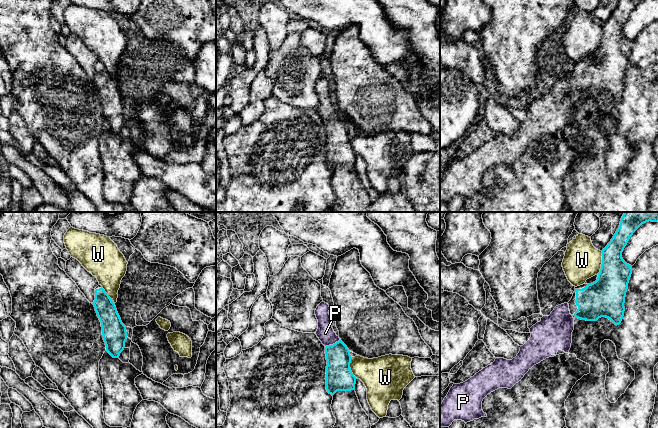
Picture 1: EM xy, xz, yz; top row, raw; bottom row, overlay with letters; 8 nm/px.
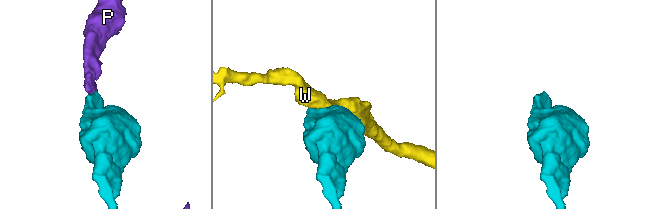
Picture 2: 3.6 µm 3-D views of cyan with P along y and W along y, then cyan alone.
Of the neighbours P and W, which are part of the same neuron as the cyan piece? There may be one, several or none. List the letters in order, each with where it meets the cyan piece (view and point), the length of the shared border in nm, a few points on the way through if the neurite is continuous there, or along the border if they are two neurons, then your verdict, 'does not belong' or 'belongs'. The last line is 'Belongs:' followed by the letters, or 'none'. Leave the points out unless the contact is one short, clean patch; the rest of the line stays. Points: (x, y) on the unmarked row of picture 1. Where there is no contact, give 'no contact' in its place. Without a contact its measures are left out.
P: xz (333, 120) | 140 nm | belongs
W: yz (602, 39) | 190 nm | does not belong
Belongs: P

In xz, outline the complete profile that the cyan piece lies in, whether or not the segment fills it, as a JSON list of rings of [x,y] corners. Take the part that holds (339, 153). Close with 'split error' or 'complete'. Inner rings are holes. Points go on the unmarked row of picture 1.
[[[339,116],[333,121],[326,122],[325,130],[327,168],[333,172],[337,167],[355,166],[357,154],[350,144],[352,133],[347,122]]] | complete

